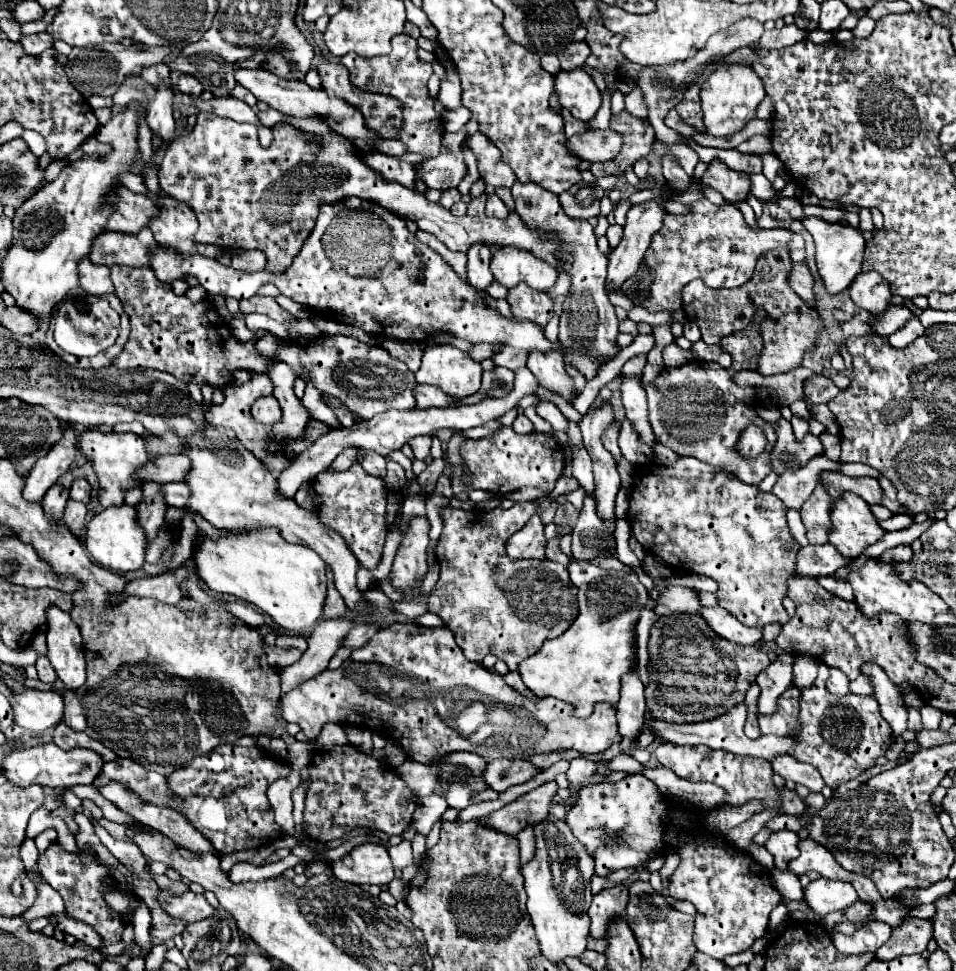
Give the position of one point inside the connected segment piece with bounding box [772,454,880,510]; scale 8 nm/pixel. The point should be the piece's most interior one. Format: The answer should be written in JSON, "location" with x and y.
{"location":[793,488]}

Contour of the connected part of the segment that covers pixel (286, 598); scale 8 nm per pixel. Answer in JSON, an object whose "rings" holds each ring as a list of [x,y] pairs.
{"rings":[[[250,530],[250,532],[232,532],[232,536],[224,538],[220,536],[218,542],[210,542],[208,538],[202,538],[202,542],[196,546],[196,566],[200,580],[214,592],[232,594],[236,598],[242,598],[250,604],[254,604],[260,612],[266,612],[272,616],[276,626],[280,626],[286,632],[300,634],[306,630],[306,624],[320,622],[324,614],[324,602],[326,602],[326,564],[324,560],[306,546],[296,546],[286,542],[278,530]]]}

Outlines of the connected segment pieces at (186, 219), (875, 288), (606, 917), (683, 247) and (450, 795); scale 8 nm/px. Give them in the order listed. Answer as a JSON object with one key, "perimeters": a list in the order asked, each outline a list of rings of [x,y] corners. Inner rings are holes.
{"perimeters":[[[[162,194],[158,198],[160,214],[150,222],[150,230],[160,246],[172,248],[182,256],[196,254],[194,234],[198,230],[198,220],[192,208],[184,202],[176,202],[174,198]]],[[[860,272],[850,284],[852,302],[874,316],[884,314],[890,308],[892,290],[890,284],[878,272]]],[[[616,884],[614,888],[600,890],[588,908],[590,916],[590,938],[606,938],[606,928],[614,918],[620,918],[626,910],[628,886]]],[[[710,200],[694,202],[692,214],[664,218],[664,226],[652,236],[652,244],[646,250],[646,262],[652,270],[650,300],[646,308],[658,310],[680,310],[682,308],[682,286],[702,278],[710,288],[736,288],[752,278],[758,254],[774,248],[788,248],[794,232],[786,228],[752,228],[746,224],[742,212],[734,204],[714,206]]],[[[450,752],[446,756],[436,758],[434,768],[438,770],[436,788],[446,798],[448,806],[458,812],[462,812],[468,804],[472,804],[478,792],[490,788],[482,778],[486,762],[476,754]]]]}

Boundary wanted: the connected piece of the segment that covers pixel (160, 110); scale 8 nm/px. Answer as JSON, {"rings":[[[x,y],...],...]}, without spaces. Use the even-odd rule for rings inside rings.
{"rings":[[[158,86],[158,94],[146,114],[146,122],[150,126],[150,132],[160,136],[162,144],[170,142],[176,132],[176,122],[172,118],[172,108],[170,108],[172,98],[174,98],[174,94],[172,94],[170,86]]]}

